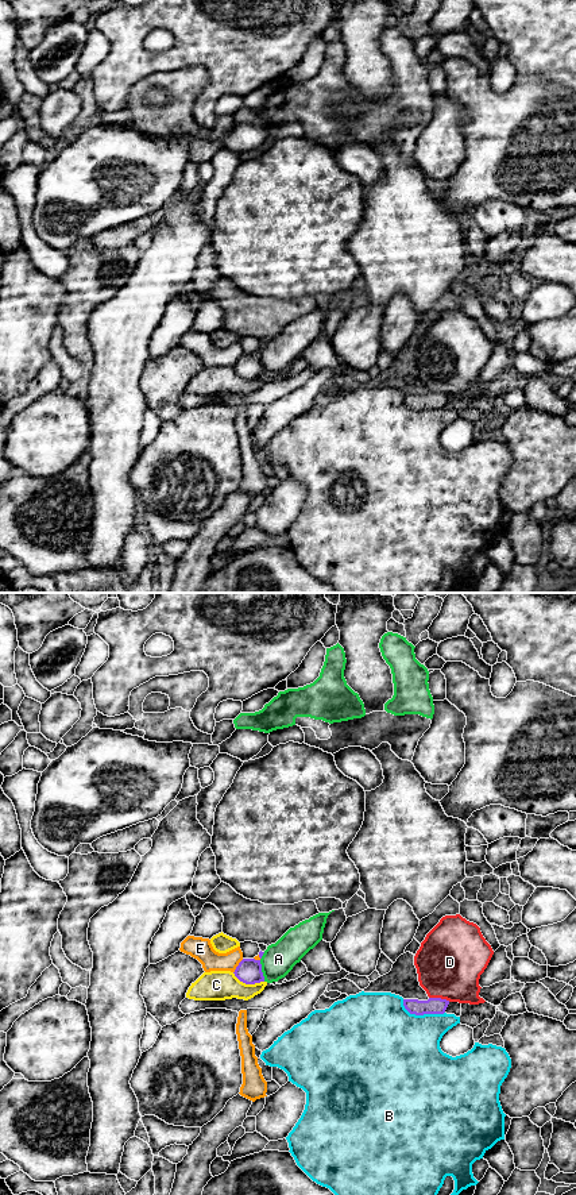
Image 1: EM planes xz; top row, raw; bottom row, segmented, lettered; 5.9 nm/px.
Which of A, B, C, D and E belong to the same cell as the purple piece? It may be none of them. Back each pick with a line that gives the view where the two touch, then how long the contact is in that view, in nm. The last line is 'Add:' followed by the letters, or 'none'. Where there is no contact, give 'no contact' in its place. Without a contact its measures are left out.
Add: none

